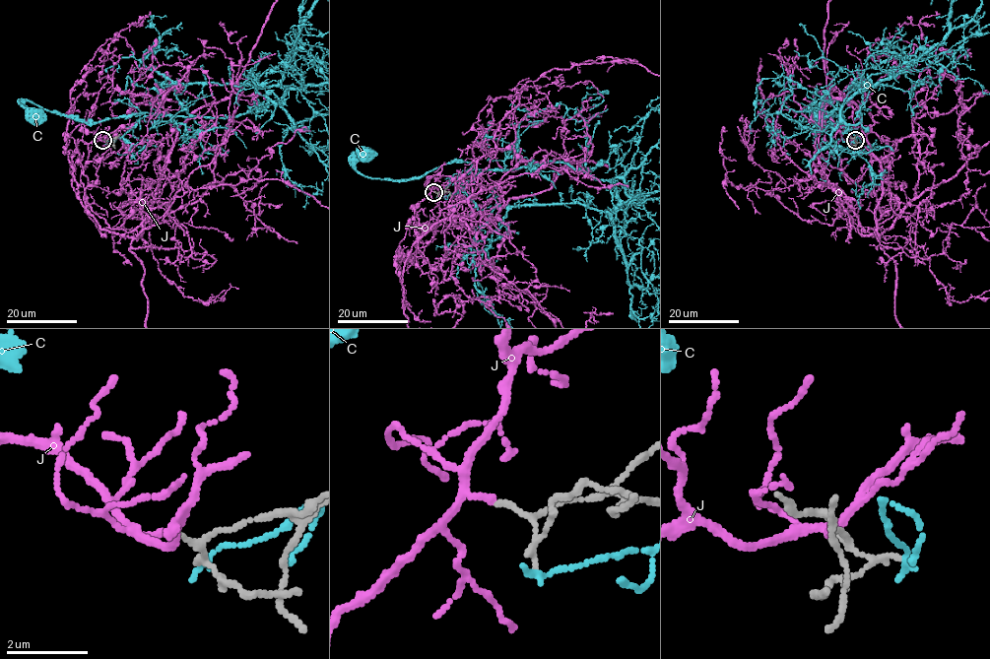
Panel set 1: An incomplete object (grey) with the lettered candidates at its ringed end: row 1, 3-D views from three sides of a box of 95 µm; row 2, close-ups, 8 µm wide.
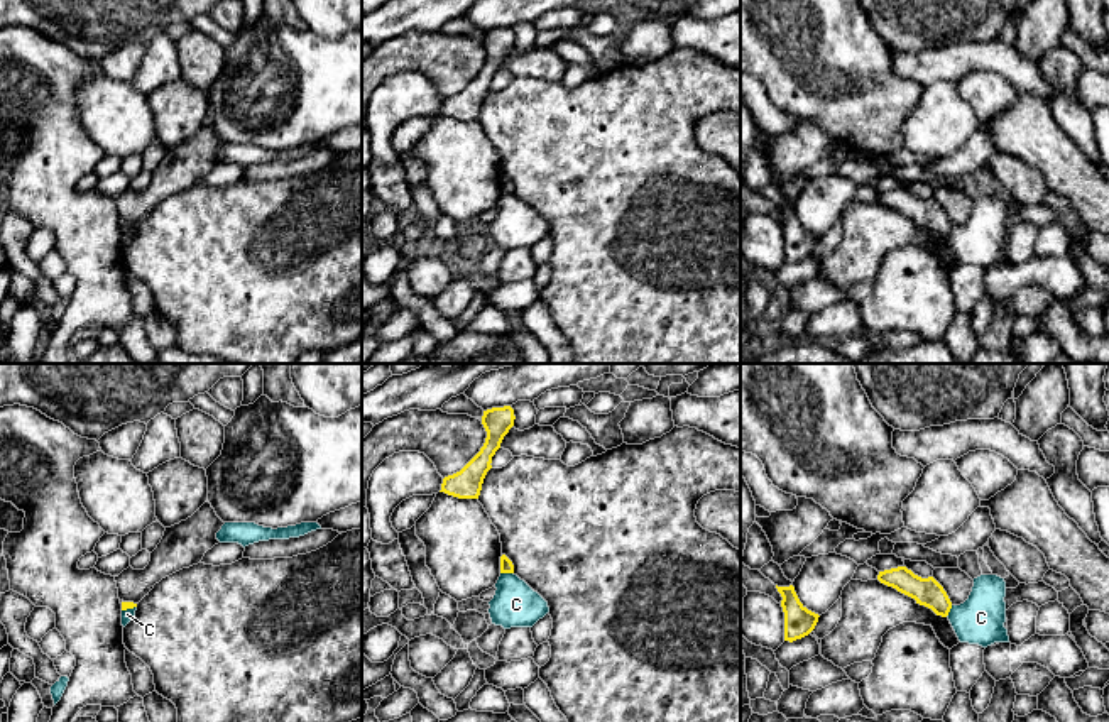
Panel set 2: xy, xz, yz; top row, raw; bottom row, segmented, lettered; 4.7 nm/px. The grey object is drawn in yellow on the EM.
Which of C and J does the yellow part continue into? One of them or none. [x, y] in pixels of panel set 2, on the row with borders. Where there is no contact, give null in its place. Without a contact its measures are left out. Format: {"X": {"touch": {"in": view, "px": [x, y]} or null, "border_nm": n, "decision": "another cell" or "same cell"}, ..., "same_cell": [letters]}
{"C": {"touch": {"in": "xz", "px": [508, 572]}, "border_nm": 60, "decision": "another cell"}, "J": {"touch": null, "decision": "same cell"}, "same_cell": ["J"]}

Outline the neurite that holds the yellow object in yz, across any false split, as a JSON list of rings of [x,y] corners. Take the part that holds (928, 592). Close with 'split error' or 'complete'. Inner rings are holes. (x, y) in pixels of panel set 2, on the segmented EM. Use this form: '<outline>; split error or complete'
[[[906,566],[879,572],[877,580],[911,597],[916,604],[931,609],[937,615],[947,617],[952,602],[943,587],[933,578],[921,578]]]; complete

